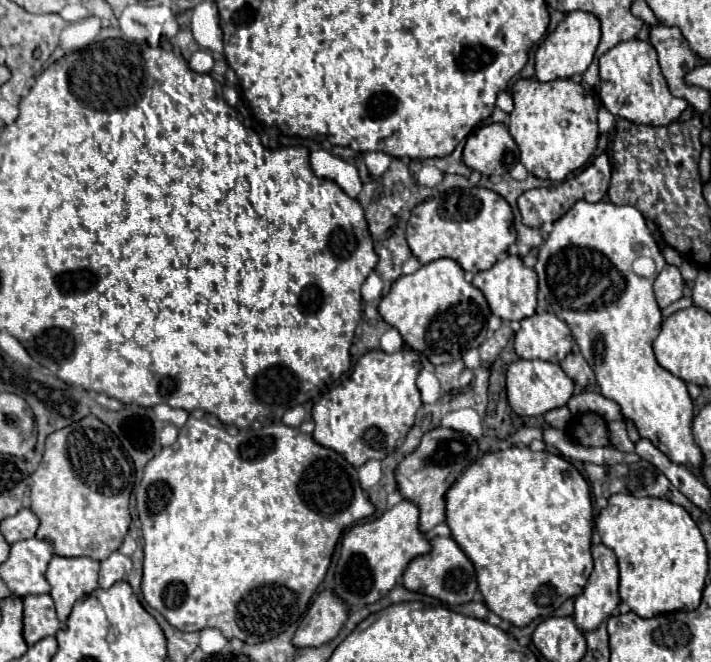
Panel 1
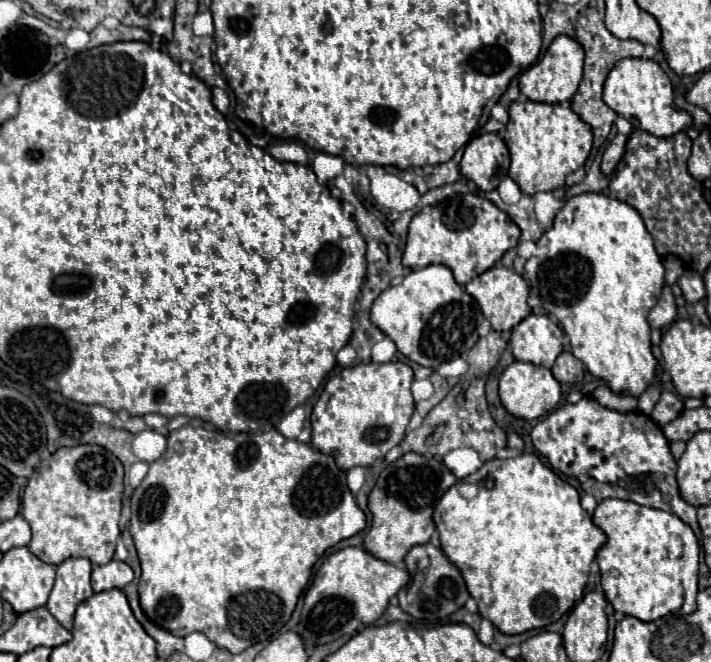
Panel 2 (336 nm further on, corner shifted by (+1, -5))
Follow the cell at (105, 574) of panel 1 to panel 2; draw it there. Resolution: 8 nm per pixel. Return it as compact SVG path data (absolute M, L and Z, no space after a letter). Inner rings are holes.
M110 561L106 565L92 567L92 589L96 593L108 589L124 589L134 579L132 569L124 561Z

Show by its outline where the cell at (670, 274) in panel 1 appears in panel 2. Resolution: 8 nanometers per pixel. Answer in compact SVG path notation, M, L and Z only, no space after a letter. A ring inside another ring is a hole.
M666 285L658 303L648 313L648 325L652 329L664 329L674 321L674 317L676 317L676 303L670 293L670 287Z

